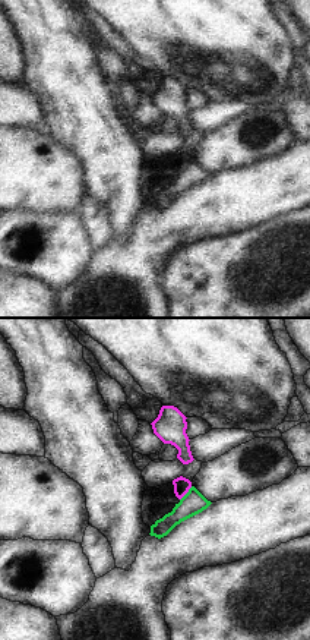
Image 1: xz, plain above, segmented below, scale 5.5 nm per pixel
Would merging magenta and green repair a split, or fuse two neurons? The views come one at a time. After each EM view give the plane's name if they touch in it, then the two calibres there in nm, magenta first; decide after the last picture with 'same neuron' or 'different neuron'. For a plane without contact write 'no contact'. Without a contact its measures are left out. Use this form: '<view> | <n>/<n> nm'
xz | 90/130 nm

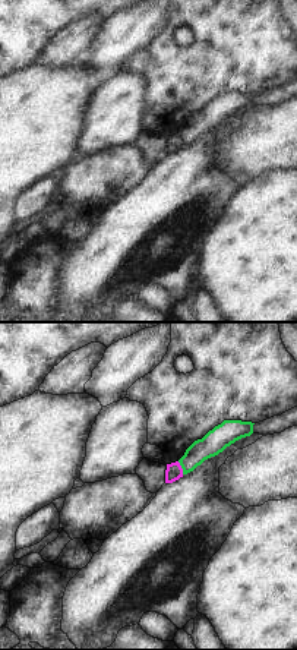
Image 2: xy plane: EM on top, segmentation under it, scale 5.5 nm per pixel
xy | 90/140 nm

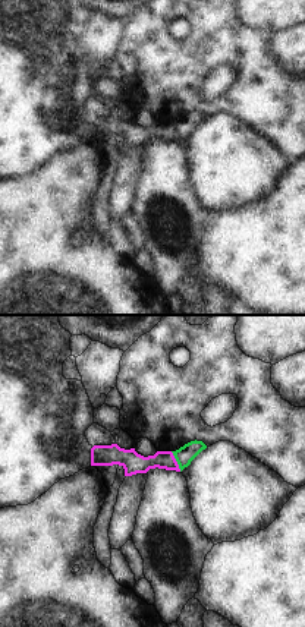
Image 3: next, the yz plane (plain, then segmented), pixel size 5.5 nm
yz | 120/100 nm

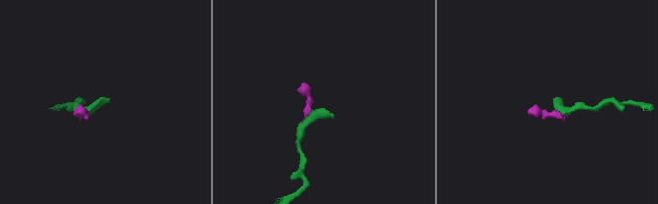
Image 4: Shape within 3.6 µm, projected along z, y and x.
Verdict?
different neuron

